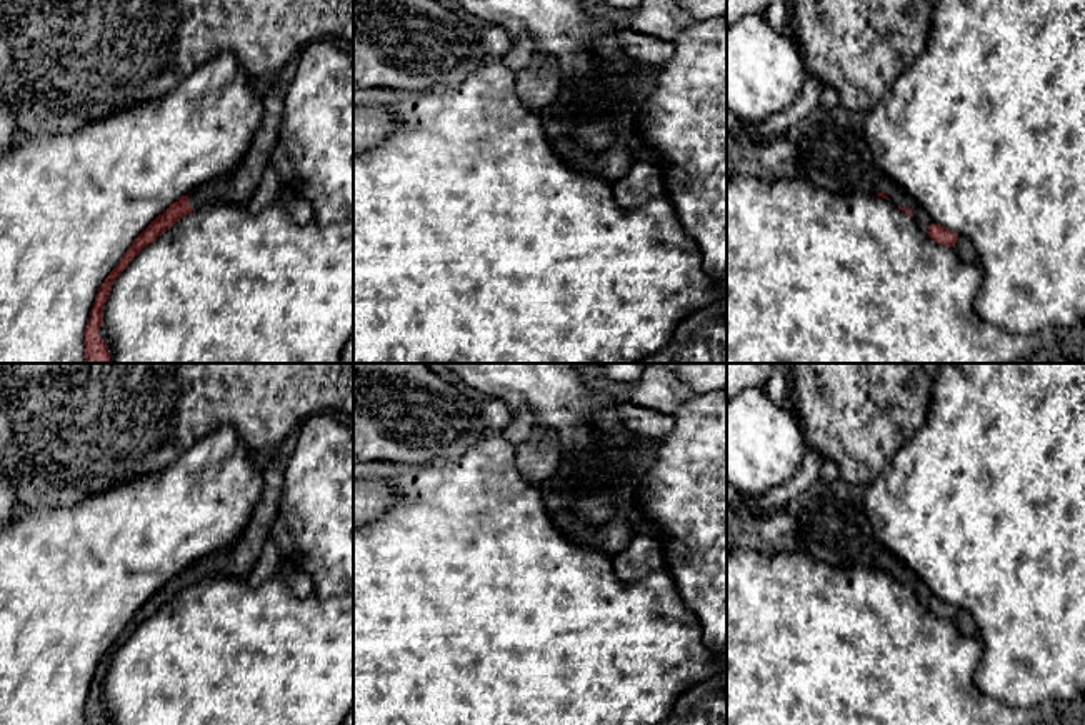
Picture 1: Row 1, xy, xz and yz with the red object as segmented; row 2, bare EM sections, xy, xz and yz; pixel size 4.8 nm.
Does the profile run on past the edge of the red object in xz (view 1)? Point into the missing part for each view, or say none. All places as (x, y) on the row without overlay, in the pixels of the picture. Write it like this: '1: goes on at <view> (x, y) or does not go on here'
1: does not go on here

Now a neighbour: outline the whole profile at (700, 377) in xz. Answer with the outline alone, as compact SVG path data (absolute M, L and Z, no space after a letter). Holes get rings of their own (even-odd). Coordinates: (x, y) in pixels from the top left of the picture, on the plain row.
M678 363L675 373L698 395L727 390L727 363Z

